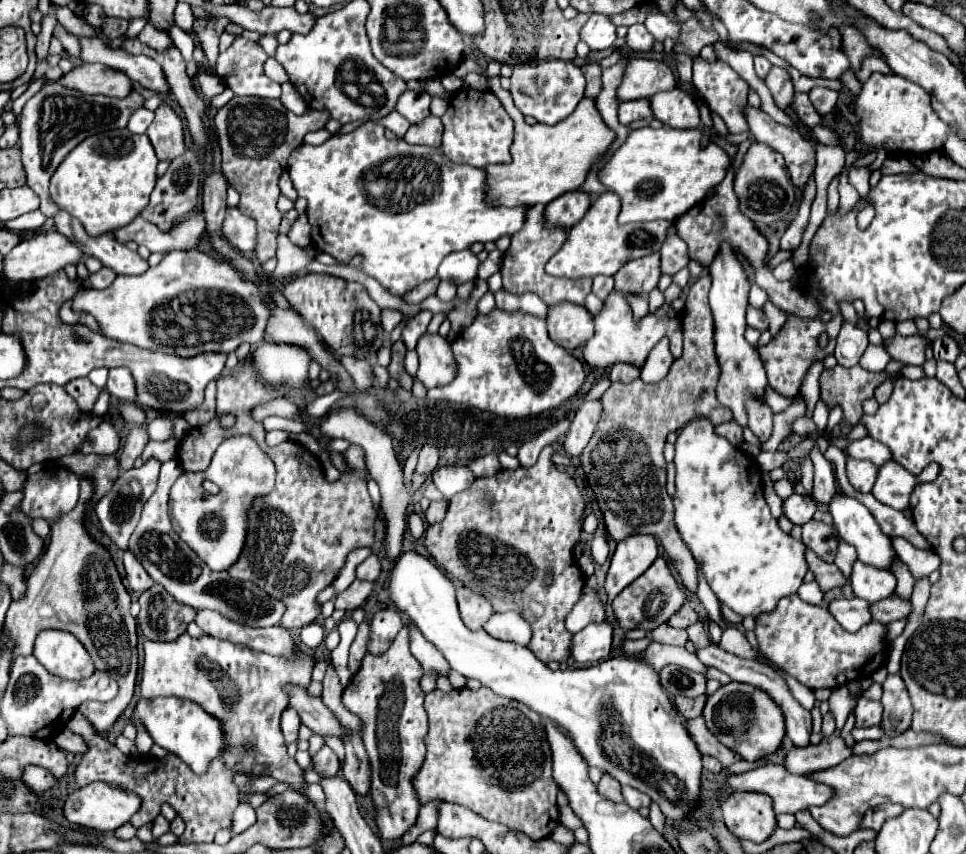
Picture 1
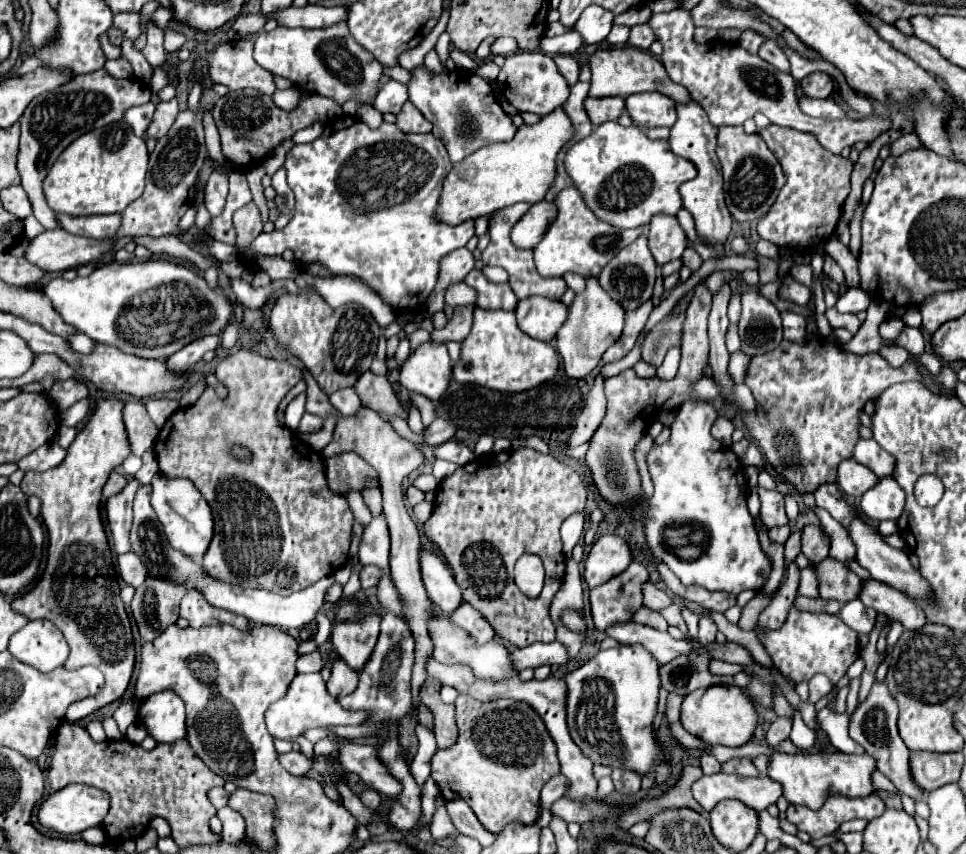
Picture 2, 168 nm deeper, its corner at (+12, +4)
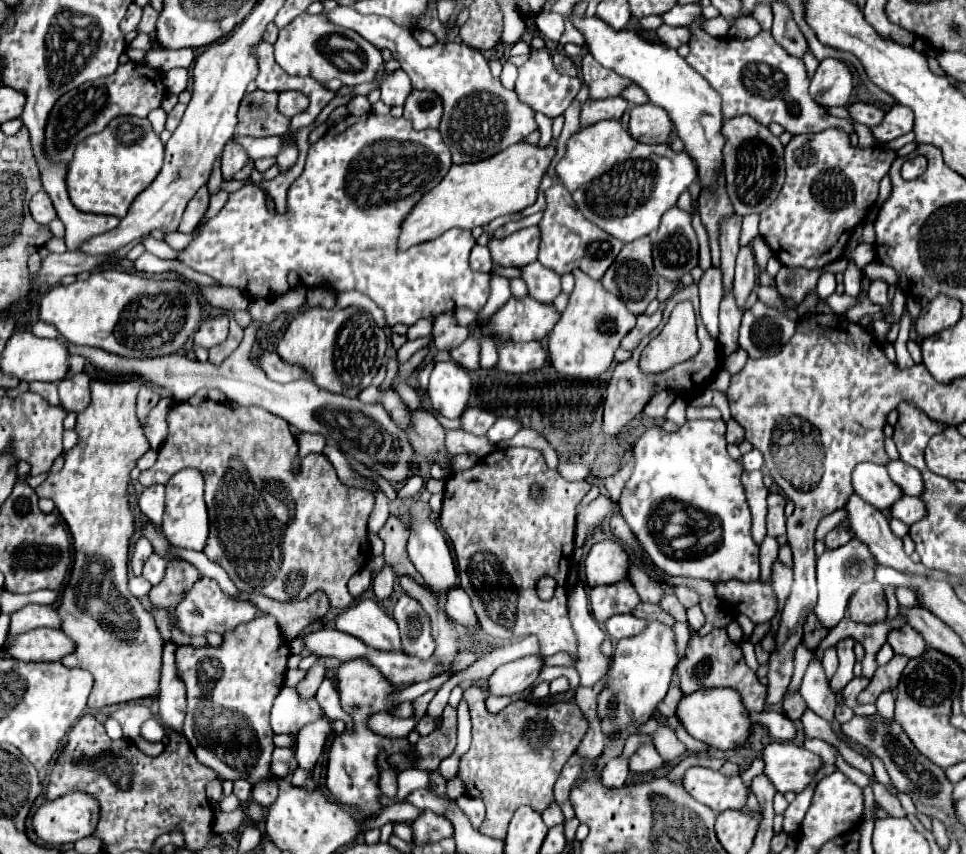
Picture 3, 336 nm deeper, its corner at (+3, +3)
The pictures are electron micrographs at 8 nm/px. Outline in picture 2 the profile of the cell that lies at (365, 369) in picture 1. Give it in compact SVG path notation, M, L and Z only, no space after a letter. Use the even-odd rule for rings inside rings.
M372 371L360 375L356 383L356 391L362 399L362 405L374 409L386 423L394 417L408 421L408 411L396 397L396 389L386 377L378 377Z

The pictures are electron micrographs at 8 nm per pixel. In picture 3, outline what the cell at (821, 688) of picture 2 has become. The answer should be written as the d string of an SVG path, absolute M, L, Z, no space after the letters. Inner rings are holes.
M833 646L825 650L825 656L823 656L823 662L821 662L821 664L823 664L823 668L825 668L827 680L831 680L833 674L835 674L835 670L837 670L837 654L835 654Z

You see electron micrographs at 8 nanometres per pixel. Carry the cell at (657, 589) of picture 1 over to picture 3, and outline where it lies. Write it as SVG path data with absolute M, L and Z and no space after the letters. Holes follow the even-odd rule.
M629 578L613 584L603 584L591 590L591 612L599 624L605 624L615 614L629 614L641 602Z

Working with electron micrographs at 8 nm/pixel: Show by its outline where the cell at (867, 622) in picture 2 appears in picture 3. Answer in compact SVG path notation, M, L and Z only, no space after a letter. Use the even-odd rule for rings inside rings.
M901 626L901 628L889 630L887 642L893 646L895 654L905 654L909 658L921 654L921 650L927 648L927 644L921 638L921 634L917 634L911 626Z

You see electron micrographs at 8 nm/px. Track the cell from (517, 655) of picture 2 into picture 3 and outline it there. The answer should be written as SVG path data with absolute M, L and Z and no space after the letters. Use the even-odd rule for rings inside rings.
M525 656L509 664L503 664L491 674L489 694L507 696L521 692L539 678L541 668L543 668L543 660L539 656Z

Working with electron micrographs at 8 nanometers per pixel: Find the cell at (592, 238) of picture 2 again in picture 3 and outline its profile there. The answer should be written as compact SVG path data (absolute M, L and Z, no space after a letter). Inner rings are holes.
M553 184L547 190L547 208L543 212L539 228L541 228L541 246L537 260L543 266L553 268L559 276L575 268L581 268L585 274L599 280L623 248L621 240L613 238L611 234L607 234L605 230L597 228L595 224L583 218L583 214L577 210L577 204L573 204L569 190L563 184Z

